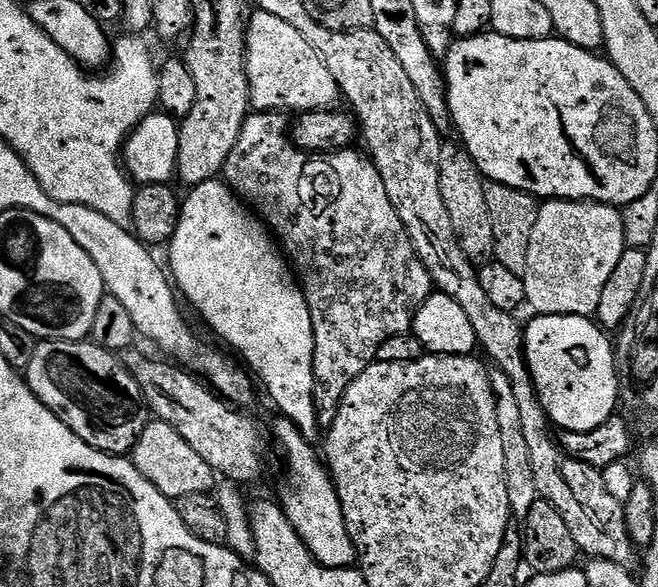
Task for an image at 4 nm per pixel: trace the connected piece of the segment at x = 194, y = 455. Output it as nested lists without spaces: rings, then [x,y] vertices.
[[[152,418],[142,434],[138,438],[135,448],[130,453],[130,459],[135,468],[156,487],[163,496],[175,502],[186,494],[211,493],[218,477],[206,462],[202,462],[201,456],[186,443],[186,438],[174,430],[166,422]]]

